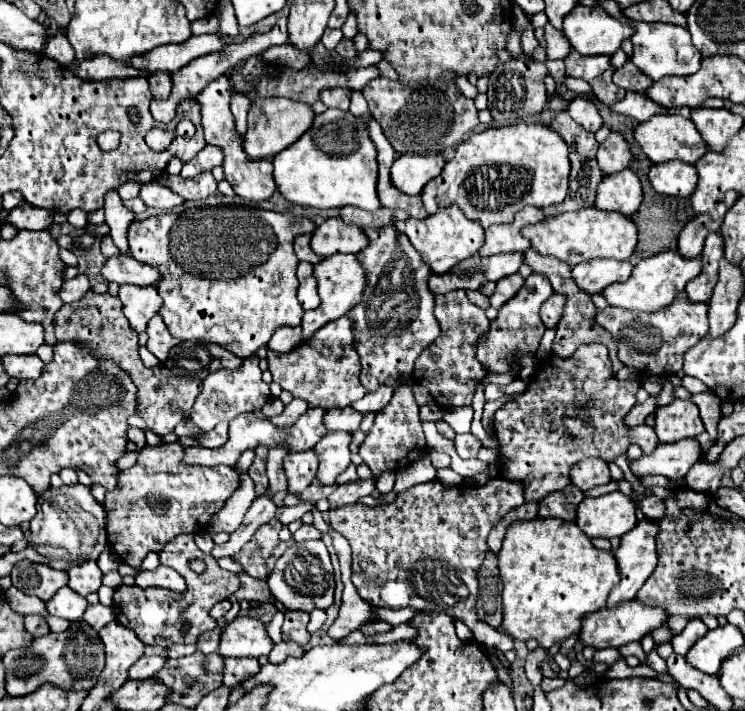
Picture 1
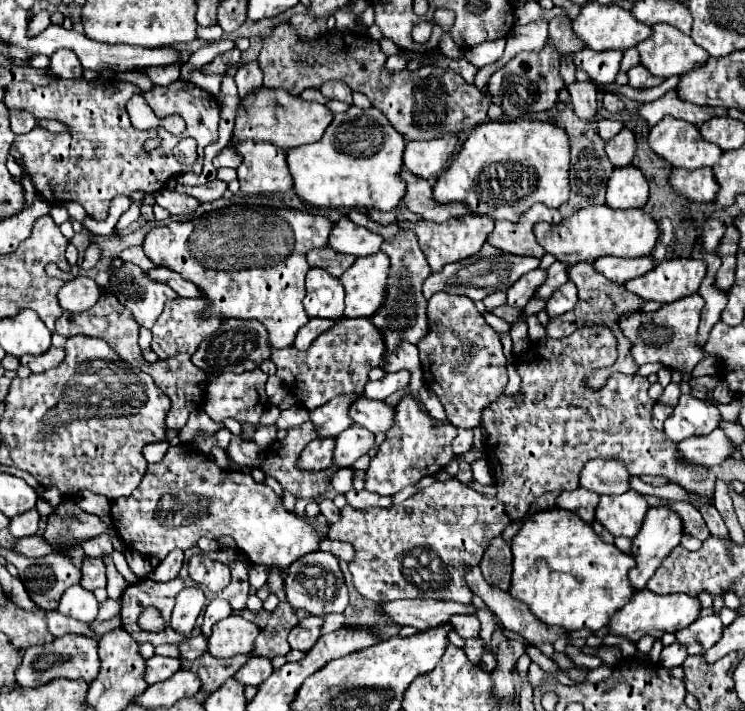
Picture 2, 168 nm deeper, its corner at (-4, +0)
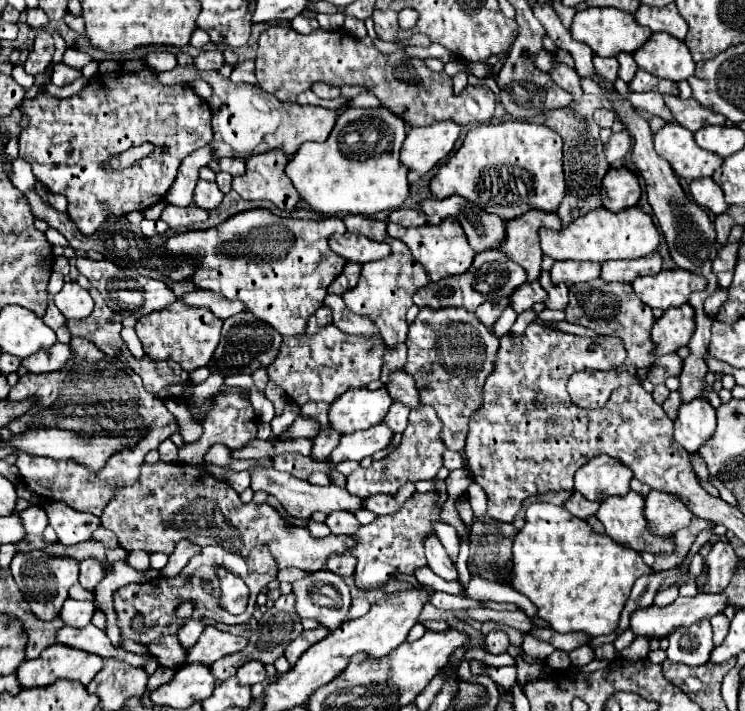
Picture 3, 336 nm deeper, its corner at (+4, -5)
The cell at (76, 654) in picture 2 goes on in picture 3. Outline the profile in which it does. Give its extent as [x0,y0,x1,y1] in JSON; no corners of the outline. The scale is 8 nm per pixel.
[17,644,101,688]

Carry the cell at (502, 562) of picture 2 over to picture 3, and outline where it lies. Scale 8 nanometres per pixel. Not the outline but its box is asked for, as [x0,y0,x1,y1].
[469,516,517,580]

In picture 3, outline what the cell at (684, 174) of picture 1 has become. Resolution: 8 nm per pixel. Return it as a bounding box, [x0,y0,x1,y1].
[691,178,727,214]

